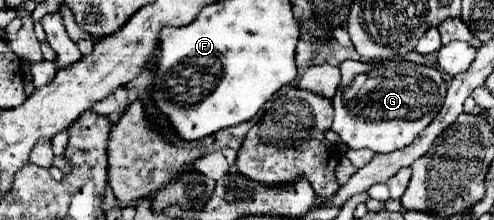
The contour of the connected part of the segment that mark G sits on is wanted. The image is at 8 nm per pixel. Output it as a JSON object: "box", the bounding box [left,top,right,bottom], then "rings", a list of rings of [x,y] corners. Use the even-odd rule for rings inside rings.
{"box":[332,60,446,152],"rings":[[[344,60],[340,64],[340,70],[342,70],[340,90],[332,98],[334,106],[332,130],[350,148],[370,148],[374,152],[394,152],[398,148],[404,148],[436,118],[436,112],[440,112],[440,104],[444,104],[446,82],[440,70],[430,66],[404,60],[384,62]],[[358,74],[368,74],[370,80],[366,80],[366,84],[362,84],[352,98],[348,98],[346,90],[352,86]]]}

